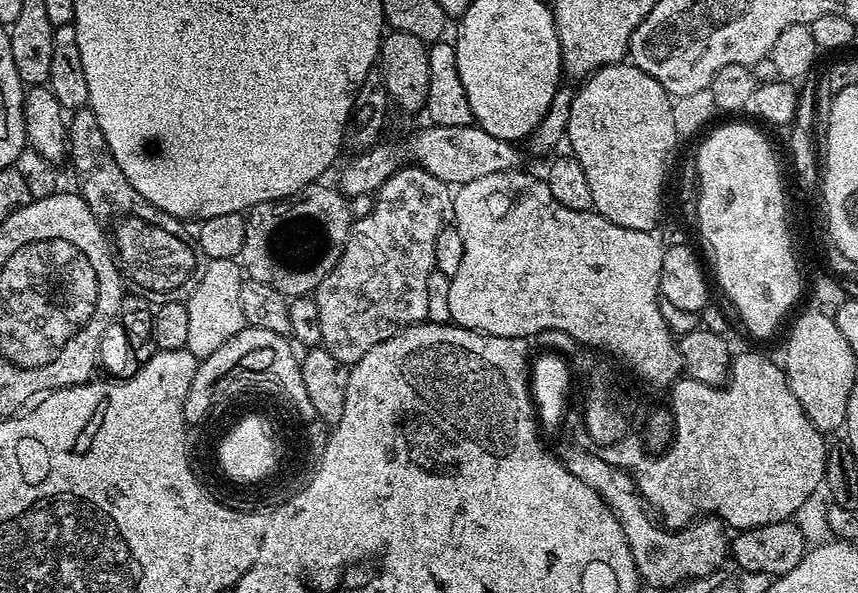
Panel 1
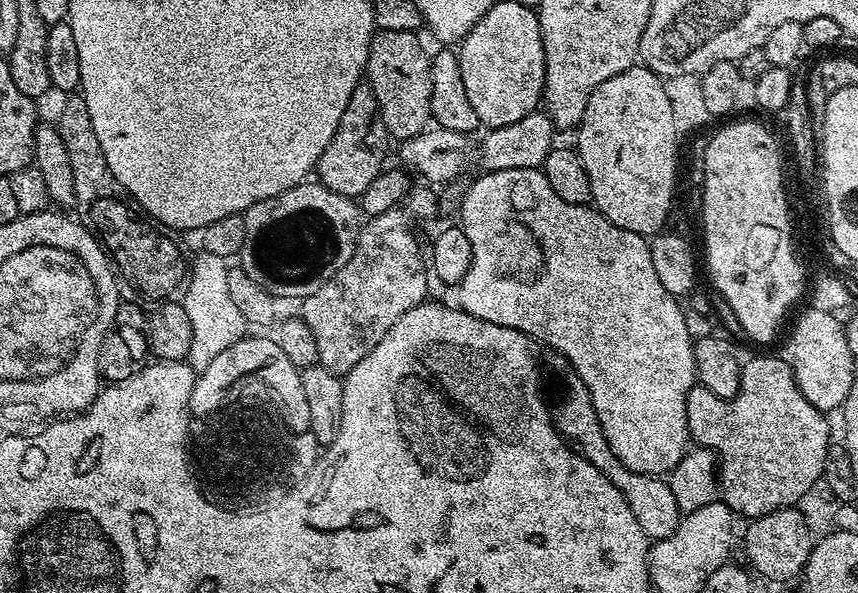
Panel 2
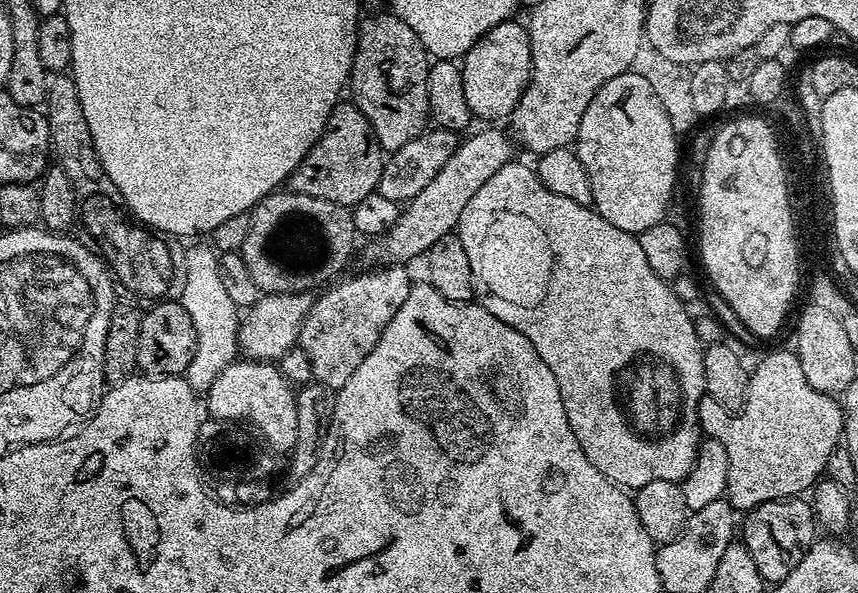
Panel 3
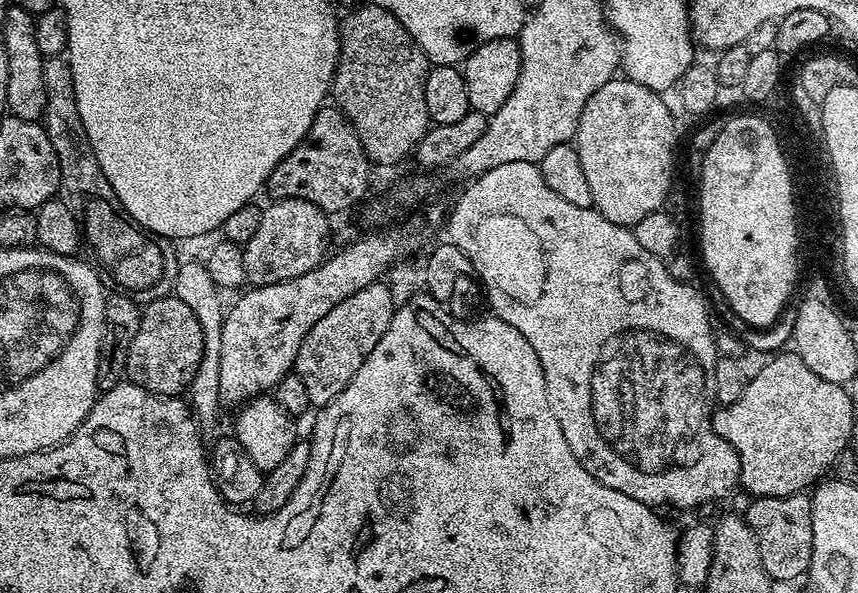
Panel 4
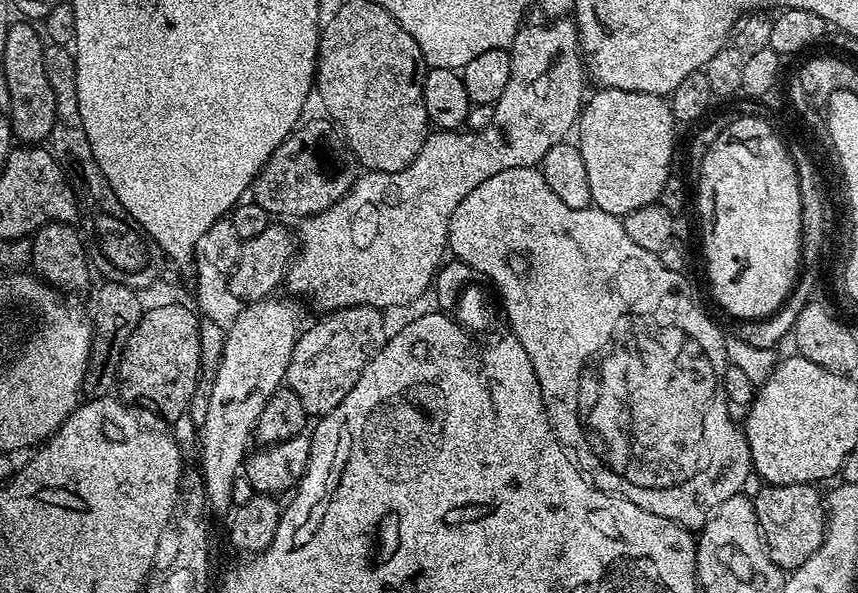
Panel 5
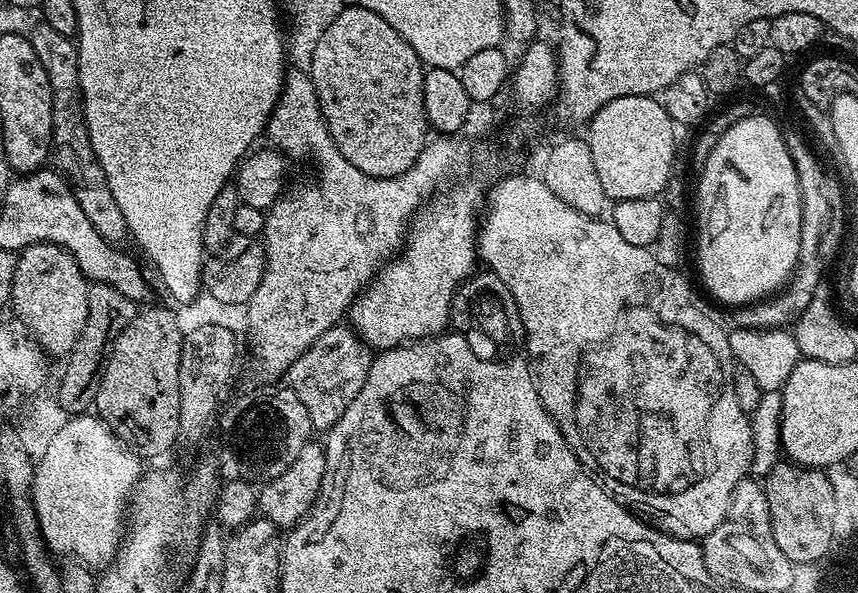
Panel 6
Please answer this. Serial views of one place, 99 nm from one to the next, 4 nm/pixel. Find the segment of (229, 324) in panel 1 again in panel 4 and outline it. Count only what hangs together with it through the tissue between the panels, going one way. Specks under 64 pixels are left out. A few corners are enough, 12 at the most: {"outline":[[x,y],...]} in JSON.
{"outline":[[184,260],[174,294],[202,326],[202,362],[186,393],[201,429],[222,410],[219,358],[226,304],[199,260]]}

